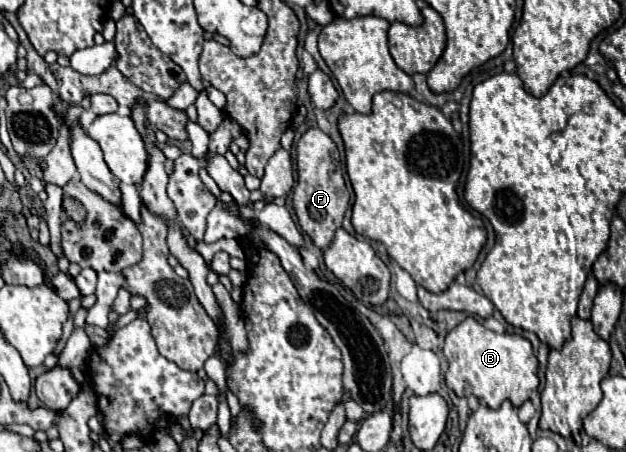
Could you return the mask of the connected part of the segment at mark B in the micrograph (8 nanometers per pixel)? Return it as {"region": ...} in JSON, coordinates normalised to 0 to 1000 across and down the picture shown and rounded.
{"region":[[[757,701],[741,706],[732,723],[725,723],[712,741],[709,785],[716,794],[712,852],[732,878],[760,874],[776,887],[780,900],[796,905],[805,883],[812,883],[821,900],[831,900],[843,887],[847,869],[859,861],[859,799],[850,781],[850,763],[843,750],[815,737],[789,737],[764,715]]]}

